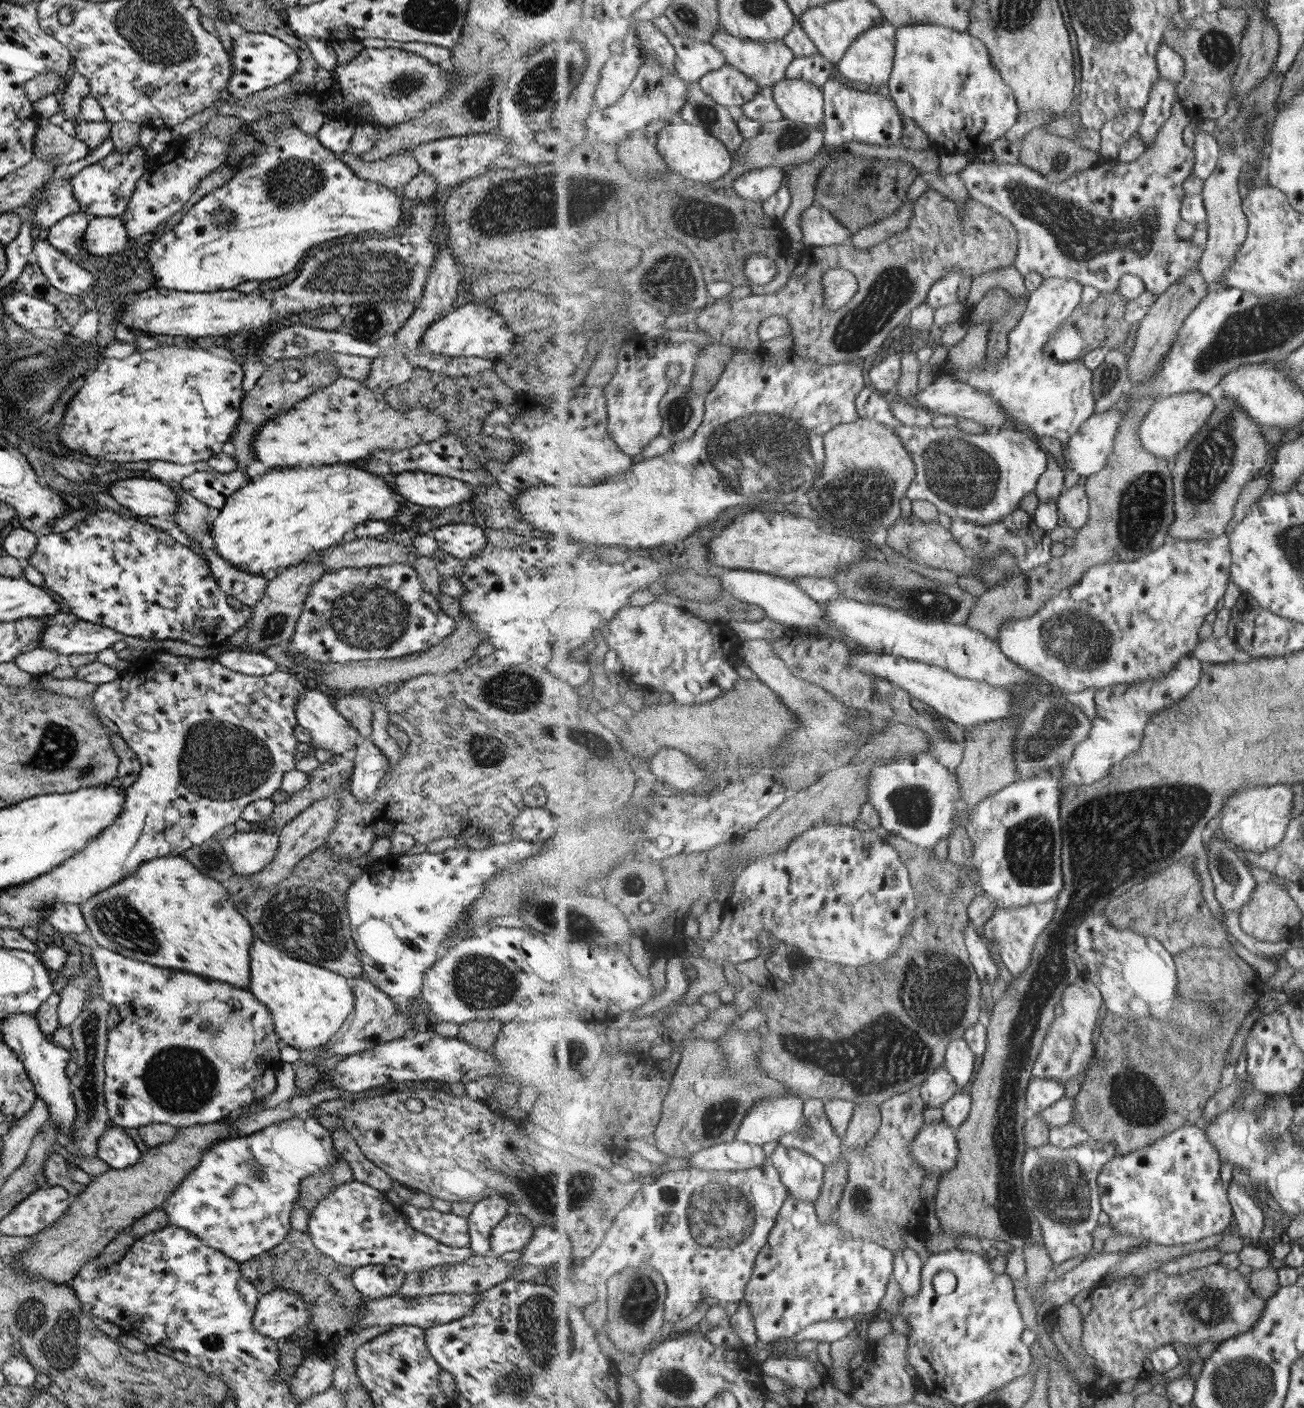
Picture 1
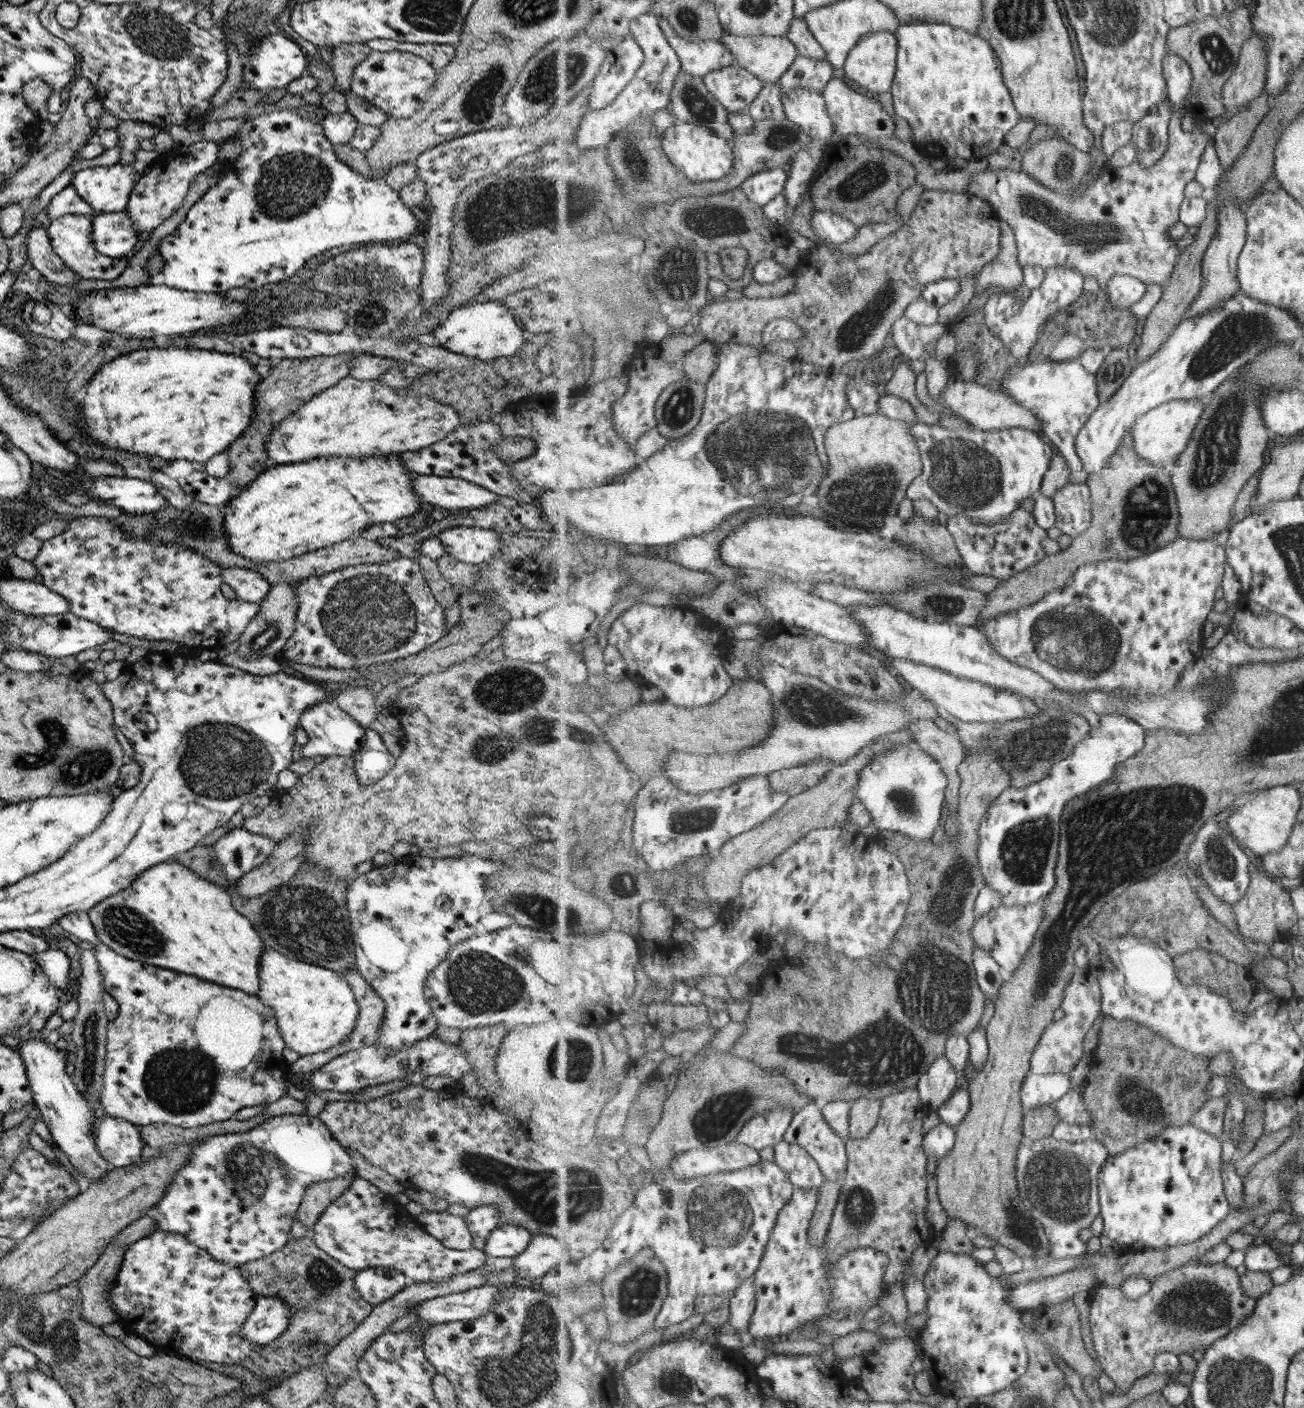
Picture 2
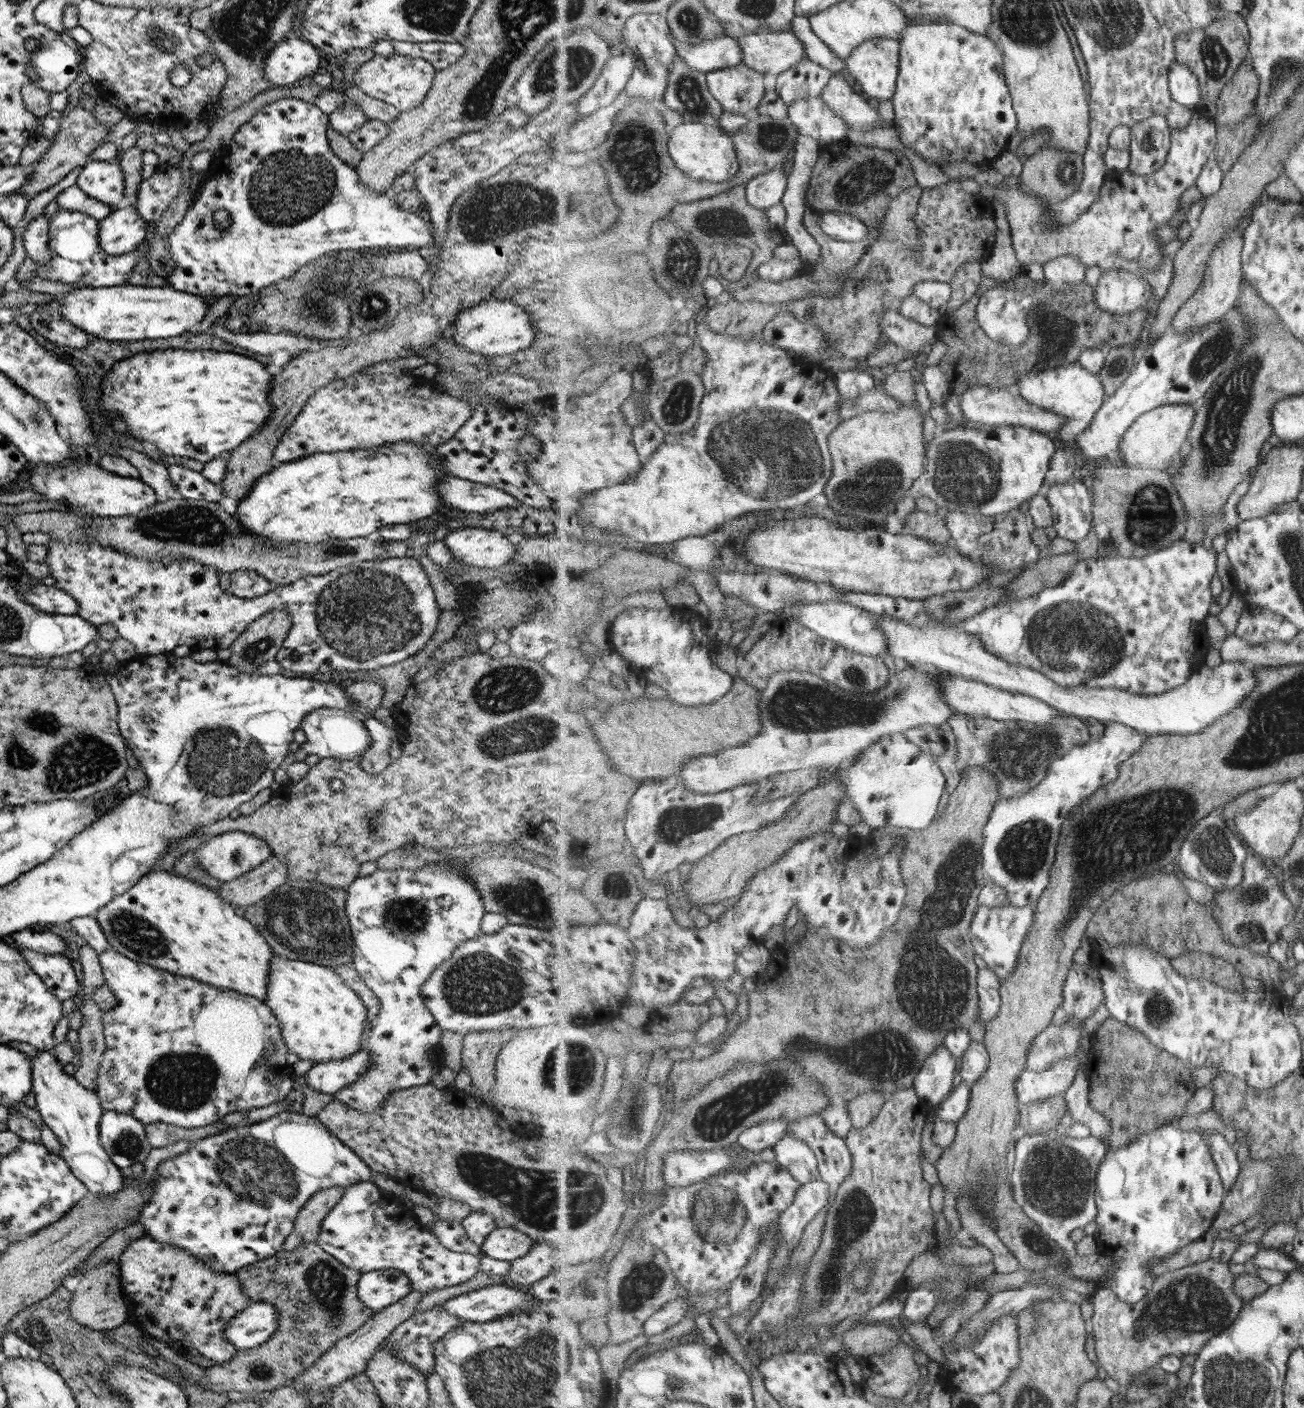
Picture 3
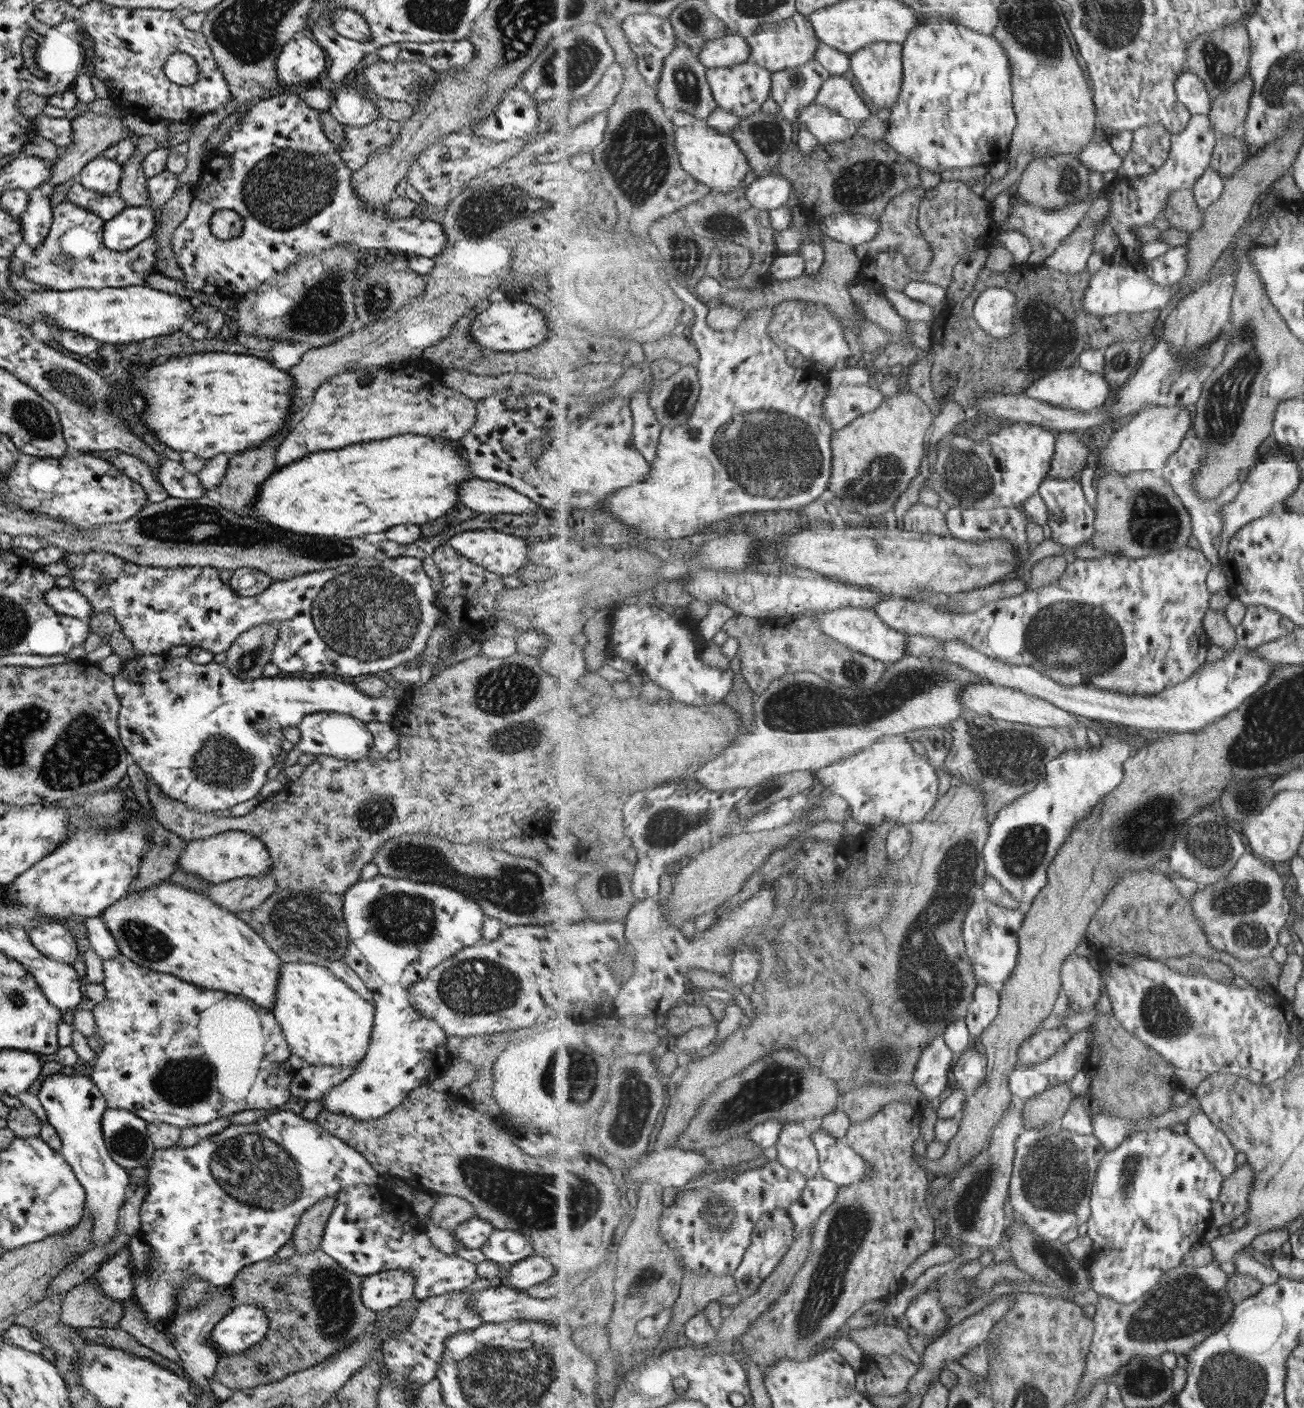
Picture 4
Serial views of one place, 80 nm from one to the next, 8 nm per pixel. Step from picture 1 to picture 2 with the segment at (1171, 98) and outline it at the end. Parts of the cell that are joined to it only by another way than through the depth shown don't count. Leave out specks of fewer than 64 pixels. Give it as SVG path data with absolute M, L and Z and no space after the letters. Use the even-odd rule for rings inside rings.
M1168 86L1164 101L1151 108L1149 114L1135 123L1133 144L1138 149L1138 160L1144 167L1156 165L1169 146L1169 125L1172 119L1172 108L1168 98Z

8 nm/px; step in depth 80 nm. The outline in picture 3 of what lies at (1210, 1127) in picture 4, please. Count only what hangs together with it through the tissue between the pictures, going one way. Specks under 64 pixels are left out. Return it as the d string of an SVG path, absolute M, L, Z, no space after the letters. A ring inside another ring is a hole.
M1200 1129L1199 1131L1203 1134L1205 1142L1212 1148L1214 1159L1224 1180L1226 1192L1231 1192L1239 1178L1243 1163L1237 1160L1235 1148L1225 1142L1225 1138L1220 1132L1208 1132L1208 1130Z

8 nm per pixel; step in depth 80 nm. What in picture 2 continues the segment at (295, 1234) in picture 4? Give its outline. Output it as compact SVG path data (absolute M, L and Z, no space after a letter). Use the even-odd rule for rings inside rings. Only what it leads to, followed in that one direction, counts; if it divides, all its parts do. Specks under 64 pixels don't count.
M345 1173L345 1176L313 1183L305 1187L295 1218L304 1224L310 1232L321 1211L325 1210L325 1207L335 1200L354 1178L355 1176L351 1173Z

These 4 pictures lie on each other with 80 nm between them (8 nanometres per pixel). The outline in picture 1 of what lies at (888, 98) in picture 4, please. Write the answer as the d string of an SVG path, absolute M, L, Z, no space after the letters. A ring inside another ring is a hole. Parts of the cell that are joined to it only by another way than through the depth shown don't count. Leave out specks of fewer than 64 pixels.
M883 21L871 30L863 32L857 40L851 44L846 55L835 65L839 70L840 78L848 83L863 82L871 86L887 86L890 81L894 58L896 56L896 35L898 30L889 21Z

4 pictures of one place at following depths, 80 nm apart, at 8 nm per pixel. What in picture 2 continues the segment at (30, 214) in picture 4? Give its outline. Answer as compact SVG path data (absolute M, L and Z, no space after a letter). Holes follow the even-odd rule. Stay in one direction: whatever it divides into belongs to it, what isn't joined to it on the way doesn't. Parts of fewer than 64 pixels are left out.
M43 227L30 229L26 234L26 256L41 276L53 284L71 286L80 276L70 271L54 254L46 230Z

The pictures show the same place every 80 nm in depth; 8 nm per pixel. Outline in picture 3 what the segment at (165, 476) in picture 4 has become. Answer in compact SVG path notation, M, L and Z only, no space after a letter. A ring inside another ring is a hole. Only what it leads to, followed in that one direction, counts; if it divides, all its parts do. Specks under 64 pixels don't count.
M173 464L167 466L167 472L183 499L217 502L223 495L220 483L209 482L201 473L187 467Z

